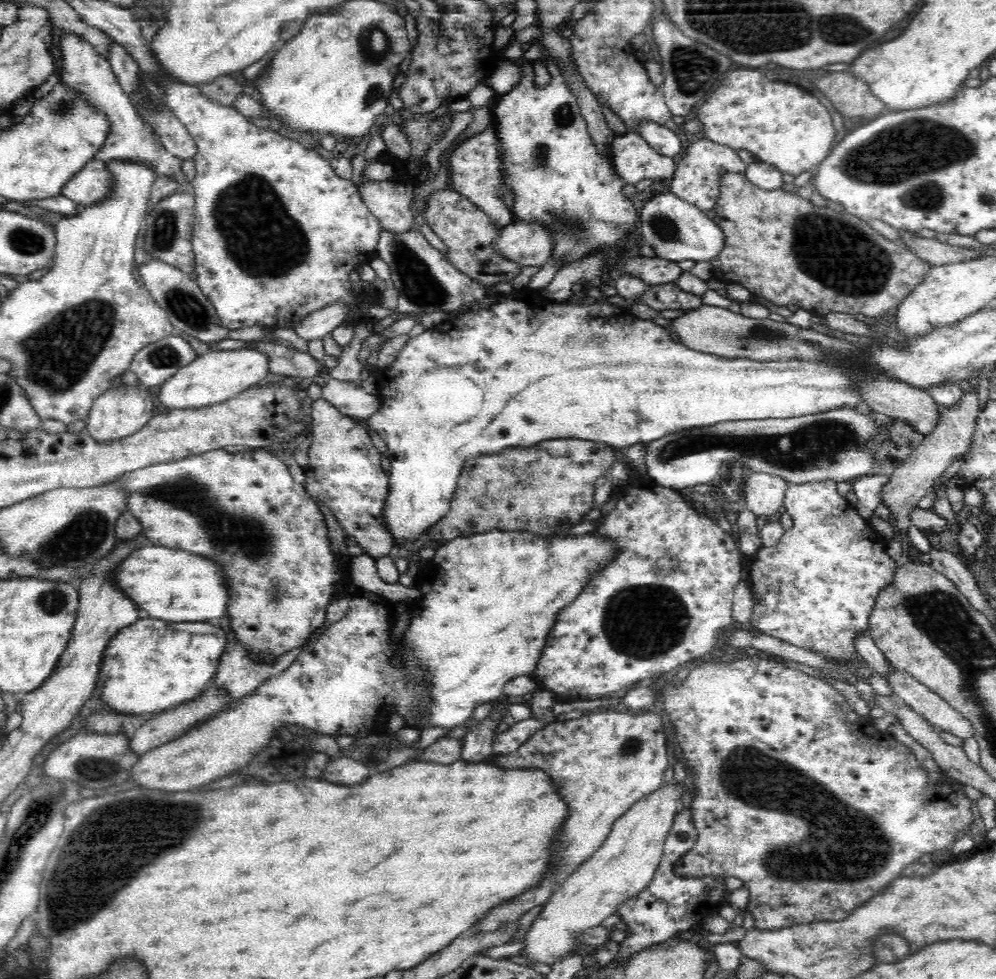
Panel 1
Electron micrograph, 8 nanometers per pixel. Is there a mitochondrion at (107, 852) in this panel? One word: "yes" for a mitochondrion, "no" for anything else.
yes

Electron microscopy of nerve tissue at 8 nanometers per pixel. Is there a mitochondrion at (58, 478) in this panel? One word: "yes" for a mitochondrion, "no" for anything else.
no

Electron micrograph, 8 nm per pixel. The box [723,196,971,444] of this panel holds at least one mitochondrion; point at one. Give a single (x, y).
(844, 257)

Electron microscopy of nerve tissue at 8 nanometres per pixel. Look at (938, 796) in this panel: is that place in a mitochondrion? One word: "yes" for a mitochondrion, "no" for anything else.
no

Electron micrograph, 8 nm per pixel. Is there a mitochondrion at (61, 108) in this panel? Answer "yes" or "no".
yes

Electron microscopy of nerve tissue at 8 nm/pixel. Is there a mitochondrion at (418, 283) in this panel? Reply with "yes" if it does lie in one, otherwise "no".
yes

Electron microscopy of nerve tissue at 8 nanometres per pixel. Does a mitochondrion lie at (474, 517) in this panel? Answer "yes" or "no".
yes

